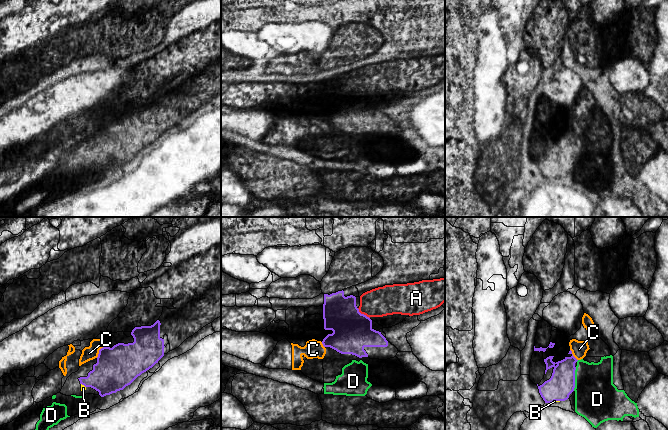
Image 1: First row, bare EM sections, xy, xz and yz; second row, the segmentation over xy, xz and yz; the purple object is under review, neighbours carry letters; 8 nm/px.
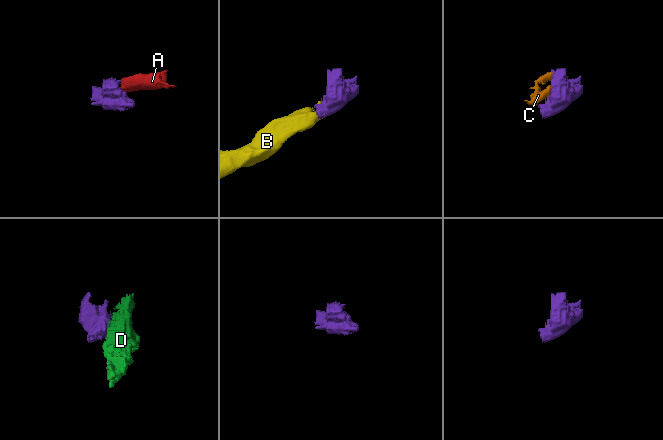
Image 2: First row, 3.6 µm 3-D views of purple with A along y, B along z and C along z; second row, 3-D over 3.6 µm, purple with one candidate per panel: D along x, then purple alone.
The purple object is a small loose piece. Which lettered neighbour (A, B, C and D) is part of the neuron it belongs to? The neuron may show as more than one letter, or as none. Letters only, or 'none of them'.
B

